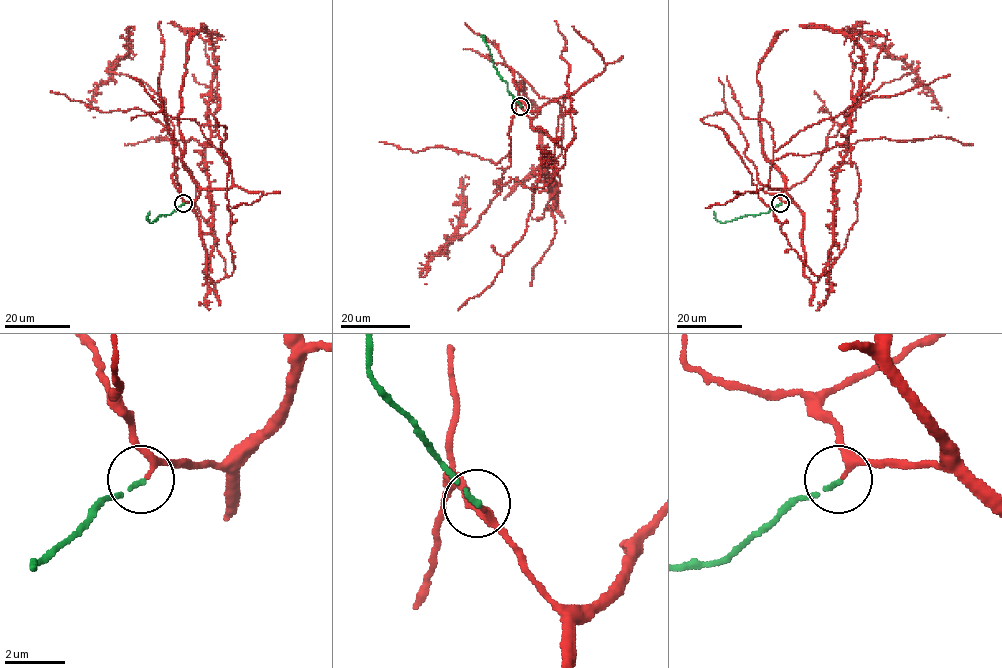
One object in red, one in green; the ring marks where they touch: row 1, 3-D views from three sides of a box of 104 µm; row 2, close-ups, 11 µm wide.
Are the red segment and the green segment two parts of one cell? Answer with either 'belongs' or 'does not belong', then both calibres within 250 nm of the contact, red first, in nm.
belongs; 200 nm thick on the red side, 150 nm on the other

